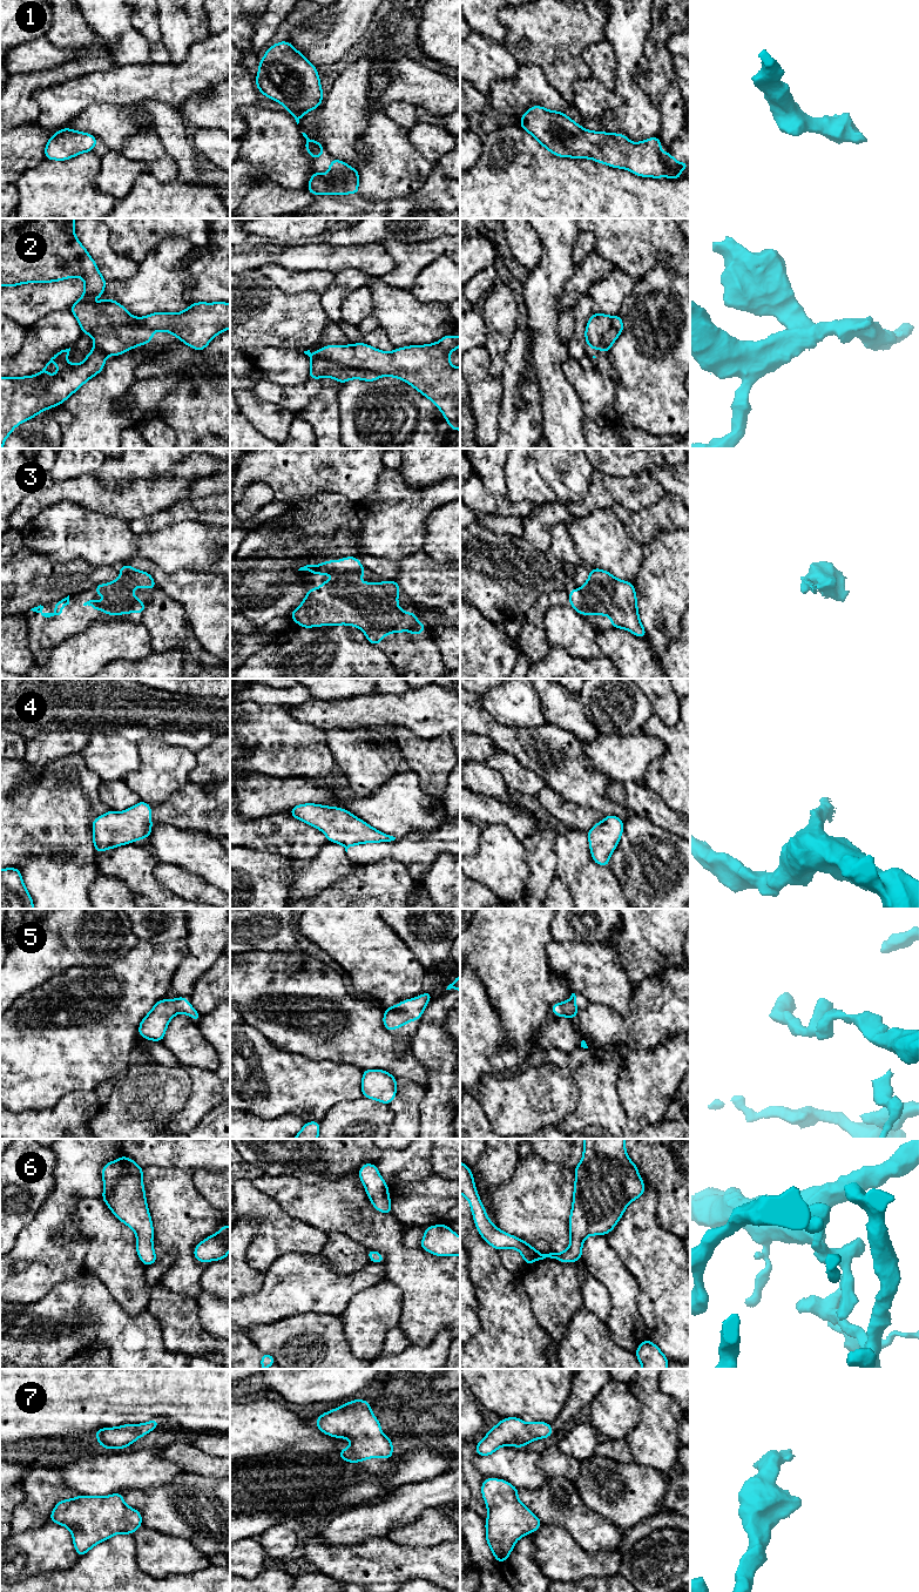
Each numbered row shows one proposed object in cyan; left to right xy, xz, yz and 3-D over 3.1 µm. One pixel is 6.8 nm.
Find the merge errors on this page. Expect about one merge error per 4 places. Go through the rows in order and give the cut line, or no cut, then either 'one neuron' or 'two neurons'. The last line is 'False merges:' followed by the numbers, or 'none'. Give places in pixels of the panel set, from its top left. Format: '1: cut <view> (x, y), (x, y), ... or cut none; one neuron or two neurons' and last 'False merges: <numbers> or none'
1: cut none; one neuron
2: cut xz (312, 358), (325, 358), (344, 365), (371, 369), (382, 375); two neurons
3: cut none; one neuron
4: cut none; one neuron
5: cut none; one neuron
6: cut none; one neuron
7: cut none; one neuron
False merges: 2

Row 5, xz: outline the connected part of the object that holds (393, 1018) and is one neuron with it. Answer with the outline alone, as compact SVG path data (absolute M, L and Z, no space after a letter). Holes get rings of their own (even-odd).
M427 991L424 994L403 1000L397 1006L385 1007L383 1024L388 1032L408 1024L411 1020L418 1020L427 1006L432 991Z

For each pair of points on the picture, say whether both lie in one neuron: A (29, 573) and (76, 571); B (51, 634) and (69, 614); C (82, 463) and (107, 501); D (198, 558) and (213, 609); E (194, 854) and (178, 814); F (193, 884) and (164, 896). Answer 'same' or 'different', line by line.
A: same
B: same
C: different
D: different
E: different
F: different

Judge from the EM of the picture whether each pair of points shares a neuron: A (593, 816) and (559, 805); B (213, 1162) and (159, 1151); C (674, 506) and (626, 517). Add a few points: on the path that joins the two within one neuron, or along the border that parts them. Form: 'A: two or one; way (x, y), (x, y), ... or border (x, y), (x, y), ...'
A: one; way (585, 816), (573, 816), (567, 811)
B: one; way (200, 1151), (171, 1151)
C: one; way (662, 517), (637, 518)

